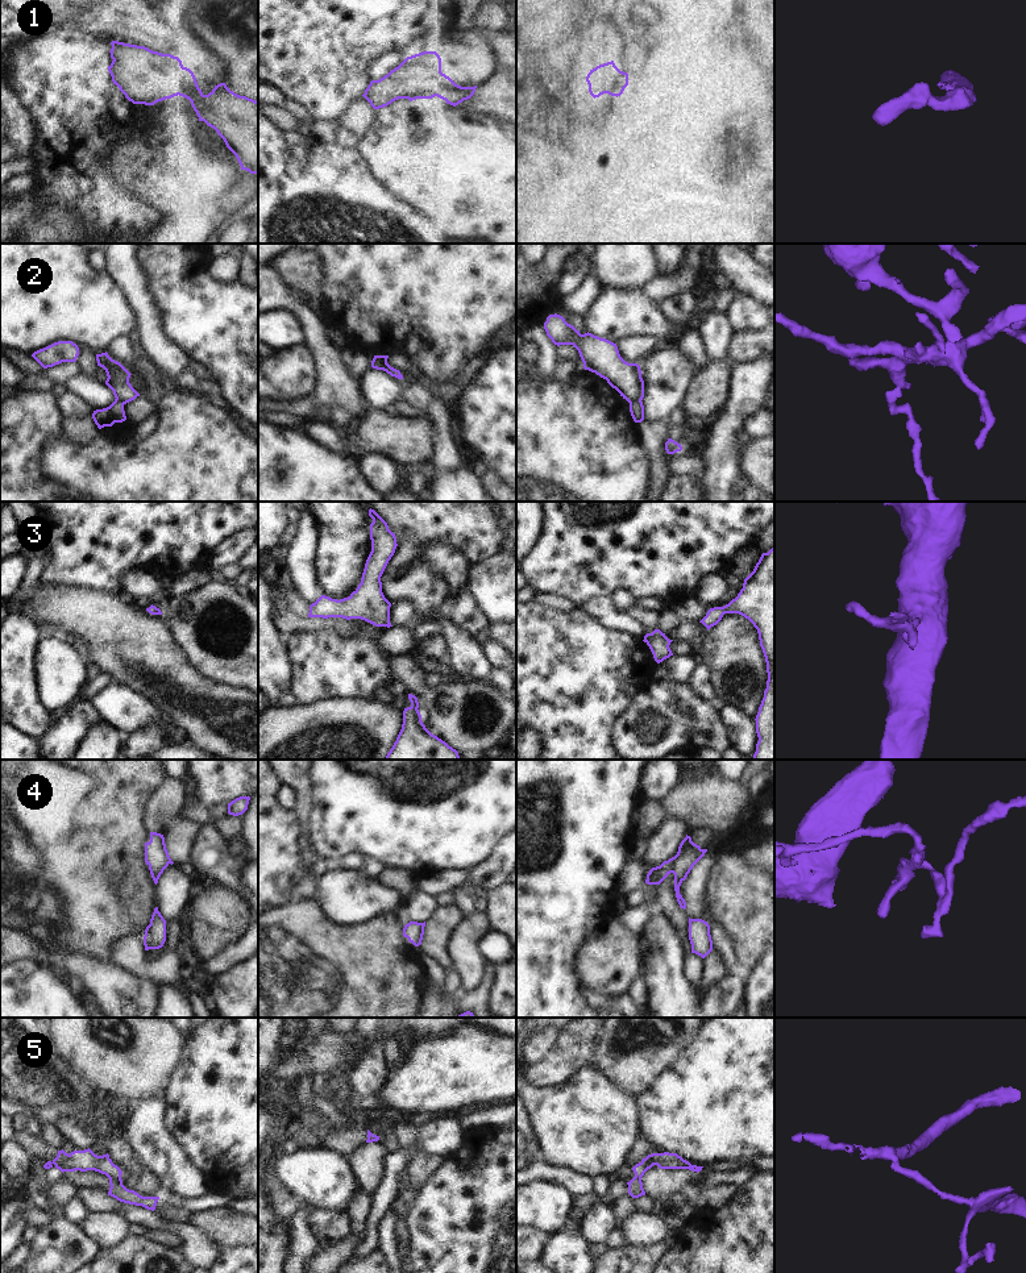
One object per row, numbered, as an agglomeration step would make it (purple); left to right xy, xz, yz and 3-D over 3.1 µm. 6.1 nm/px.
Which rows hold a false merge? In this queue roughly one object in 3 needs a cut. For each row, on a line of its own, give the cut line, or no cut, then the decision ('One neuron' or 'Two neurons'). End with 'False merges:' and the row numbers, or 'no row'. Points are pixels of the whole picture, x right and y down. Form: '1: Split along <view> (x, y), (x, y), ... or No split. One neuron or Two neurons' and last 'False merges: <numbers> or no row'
1: No split. One neuron
2: Split along yz (640, 399), (630, 404). Two neurons
3: No split. One neuron
4: Split along yz (702, 849), (697, 855), (690, 849), (681, 849), (671, 872). Two neurons
5: Split along xy (120, 1176), (109, 1178). Two neurons
False merges: 2, 4, 5.

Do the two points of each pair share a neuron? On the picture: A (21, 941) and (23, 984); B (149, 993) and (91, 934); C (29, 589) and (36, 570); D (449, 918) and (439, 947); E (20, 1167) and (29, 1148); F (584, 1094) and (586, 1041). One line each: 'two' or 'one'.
A: two
B: two
C: one
D: one
E: two
F: two

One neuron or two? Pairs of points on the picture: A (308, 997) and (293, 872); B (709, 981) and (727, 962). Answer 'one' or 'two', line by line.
A: two
B: two

